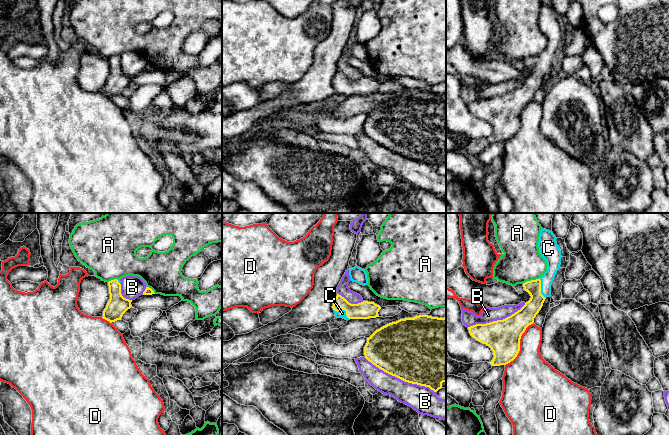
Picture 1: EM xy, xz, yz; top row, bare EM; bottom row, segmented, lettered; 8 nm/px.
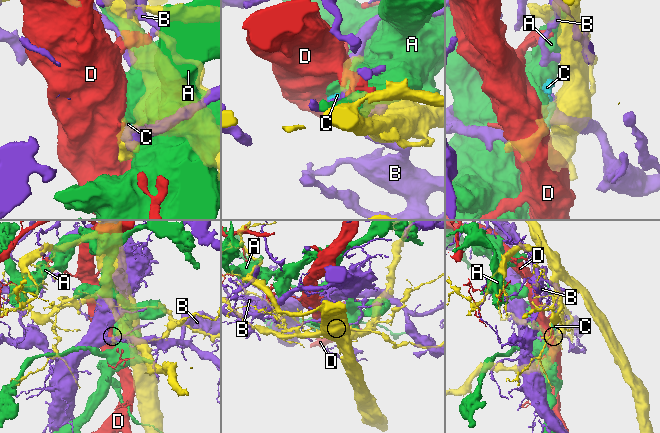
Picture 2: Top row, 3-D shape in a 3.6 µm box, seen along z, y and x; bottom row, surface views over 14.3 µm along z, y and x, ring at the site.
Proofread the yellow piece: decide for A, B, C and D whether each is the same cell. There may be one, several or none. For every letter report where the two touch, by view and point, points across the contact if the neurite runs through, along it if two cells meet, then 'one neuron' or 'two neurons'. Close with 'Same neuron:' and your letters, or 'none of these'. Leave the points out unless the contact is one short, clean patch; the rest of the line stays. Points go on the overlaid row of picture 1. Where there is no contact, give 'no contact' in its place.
A: contact yz (531, 280); two neurons
B: contact xz (400, 378); two neurons
C: contact xz (344, 309); way xz (364, 310), (344, 309), (342, 313); one neuron
D: contact yz (519, 344); two neurons
Same neuron: C

